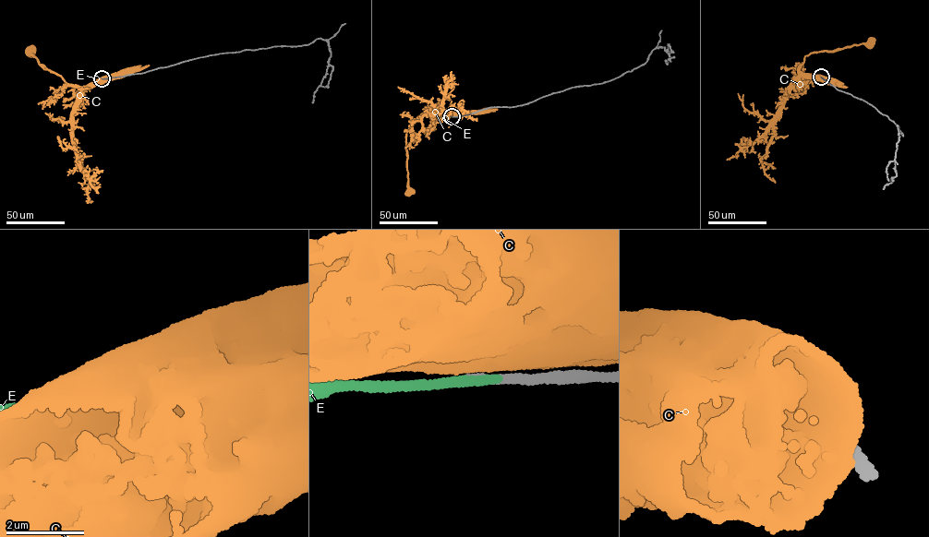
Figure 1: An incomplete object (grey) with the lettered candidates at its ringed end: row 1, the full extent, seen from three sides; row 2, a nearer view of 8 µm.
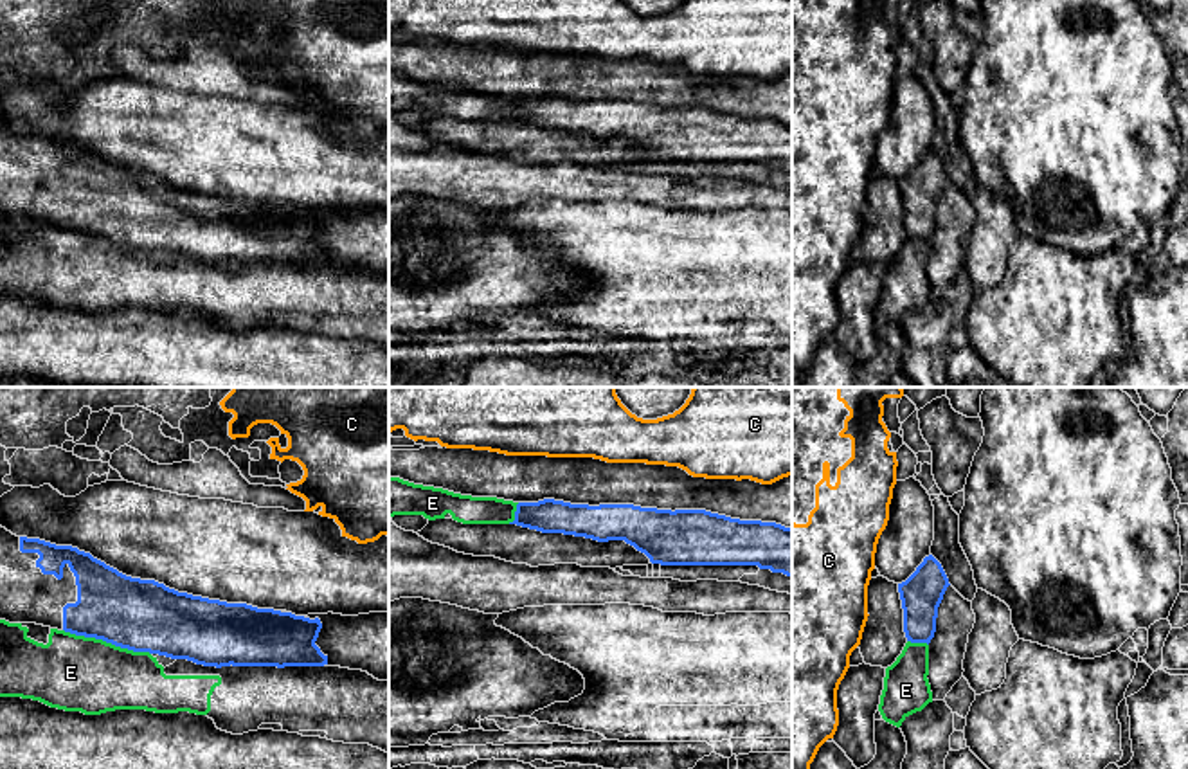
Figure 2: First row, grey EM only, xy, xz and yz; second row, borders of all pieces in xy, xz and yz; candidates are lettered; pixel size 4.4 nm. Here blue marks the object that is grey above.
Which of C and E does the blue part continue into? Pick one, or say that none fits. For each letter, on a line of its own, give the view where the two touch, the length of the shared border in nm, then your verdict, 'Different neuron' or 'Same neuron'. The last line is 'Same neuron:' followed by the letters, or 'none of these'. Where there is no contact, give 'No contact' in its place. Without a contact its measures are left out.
C: No contact. Different neuron
E: Touches blue in xy. Shared border 400 nm. Different neuron
Same neuron: none of these

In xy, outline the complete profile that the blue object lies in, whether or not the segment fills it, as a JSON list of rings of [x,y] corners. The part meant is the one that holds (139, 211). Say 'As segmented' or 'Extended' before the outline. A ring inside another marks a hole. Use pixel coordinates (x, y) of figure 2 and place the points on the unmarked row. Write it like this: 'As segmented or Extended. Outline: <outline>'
Extended. Outline: [[[2,122],[0,216],[36,220],[133,249],[216,265],[328,261],[328,252],[315,241],[322,225],[319,214],[178,189],[155,176],[126,173],[77,144],[16,133]]]

